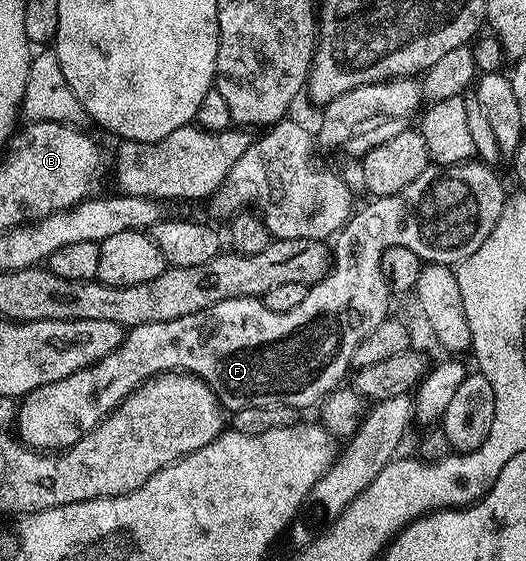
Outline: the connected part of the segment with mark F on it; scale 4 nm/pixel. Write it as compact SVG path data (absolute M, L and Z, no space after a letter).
M481 162L431 166L424 170L424 174L420 174L420 178L416 178L416 182L408 182L408 186L404 186L404 190L400 190L391 196L380 196L371 199L369 201L371 204L367 208L359 207L351 215L350 219L347 220L341 232L333 237L332 267L328 275L319 284L309 285L304 294L304 302L300 302L300 306L296 306L293 310L284 310L284 314L276 314L276 310L268 310L268 306L264 306L261 299L253 296L241 296L240 298L225 300L224 302L216 302L216 306L208 306L208 310L200 310L198 313L188 314L186 317L176 318L172 321L148 322L146 325L131 327L125 333L121 346L116 350L112 350L112 354L100 358L92 366L76 370L76 374L68 374L68 378L60 378L60 382L48 382L48 386L40 386L36 390L32 390L27 396L21 397L20 403L16 408L17 439L25 444L26 447L35 450L65 450L71 448L76 442L80 442L80 438L88 435L105 416L110 415L122 403L122 399L129 392L139 388L146 380L158 375L159 372L188 372L200 377L213 390L223 409L229 410L231 413L241 408L247 408L248 406L272 406L273 404L279 404L280 406L305 410L309 404L315 403L314 405L317 405L319 401L329 396L335 388L339 387L345 381L342 379L345 378L346 371L348 371L348 376L352 368L352 350L356 350L358 343L376 326L380 326L380 322L384 322L388 318L389 312L386 311L390 308L392 293L389 286L384 282L384 274L380 274L380 258L384 254L384 250L388 250L392 246L404 246L404 250L412 250L412 254L416 254L423 262L449 266L456 266L464 258L468 258L468 254L473 254L476 250L480 250L480 245L484 243L484 238L488 238L488 234L492 234L492 226L496 226L496 222L500 218L500 214L504 210L508 199L508 192L502 189L502 184L498 181L498 176L494 172L496 171L491 165Z

